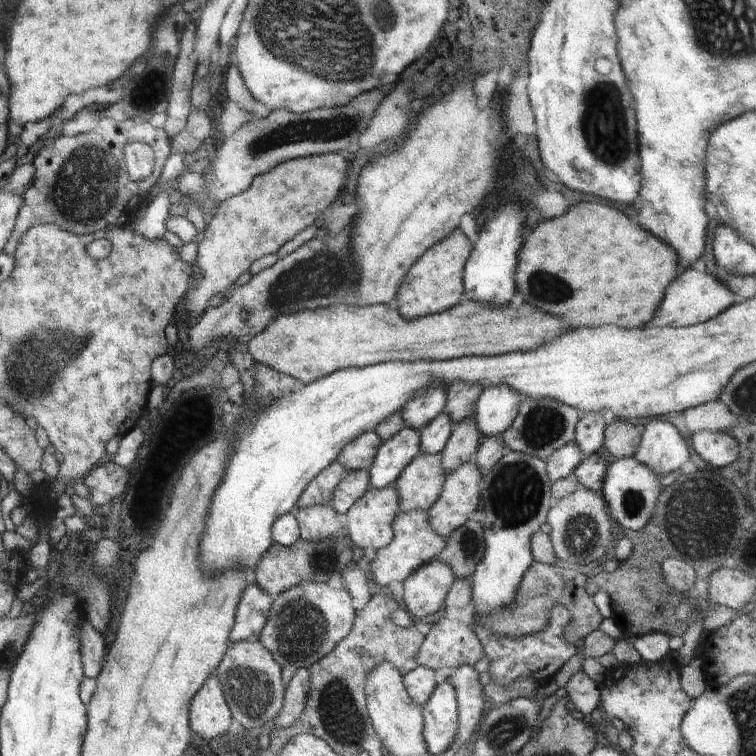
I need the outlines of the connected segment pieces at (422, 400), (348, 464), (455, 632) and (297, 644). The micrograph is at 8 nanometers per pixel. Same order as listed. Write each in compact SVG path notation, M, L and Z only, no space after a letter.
M432 386L426 390L426 394L414 396L406 402L406 406L401 410L405 423L404 427L422 430L436 416L439 416L445 410L447 391L440 386Z
M374 431L360 434L339 453L337 460L346 472L366 469L369 470L382 440Z
M444 617L425 636L416 661L417 665L438 671L444 667L474 667L483 657L481 641L472 626Z
M301 583L274 598L260 642L281 668L308 669L350 633L355 617L352 598L345 589L336 590L327 583Z

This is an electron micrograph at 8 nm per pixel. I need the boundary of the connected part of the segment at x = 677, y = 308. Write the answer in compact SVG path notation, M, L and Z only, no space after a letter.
M688 268L688 270L676 274L676 278L668 284L662 304L660 304L660 308L656 308L656 314L650 320L650 324L654 324L654 328L662 328L662 326L684 328L700 324L718 316L733 303L734 292L726 285L724 286L722 282L718 282L712 274Z

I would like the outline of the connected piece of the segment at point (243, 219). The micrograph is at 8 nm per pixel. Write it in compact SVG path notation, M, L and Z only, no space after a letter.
M338 152L290 158L276 164L270 172L255 176L248 190L219 202L216 214L207 224L204 239L198 245L197 263L202 269L202 282L198 284L198 288L194 286L194 290L188 291L184 296L188 318L192 321L197 320L210 304L219 299L227 286L236 282L241 274L249 271L254 260L266 254L276 254L296 234L314 225L318 214L327 210L328 206L342 194L340 188L346 178L346 164L348 160Z

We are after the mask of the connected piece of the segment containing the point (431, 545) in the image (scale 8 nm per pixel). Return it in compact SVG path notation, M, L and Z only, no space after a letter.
M416 510L398 513L392 524L393 538L390 544L376 552L376 558L371 562L371 572L376 584L385 590L391 582L403 582L421 565L436 559L446 547L447 536L436 533L431 528L427 511Z

